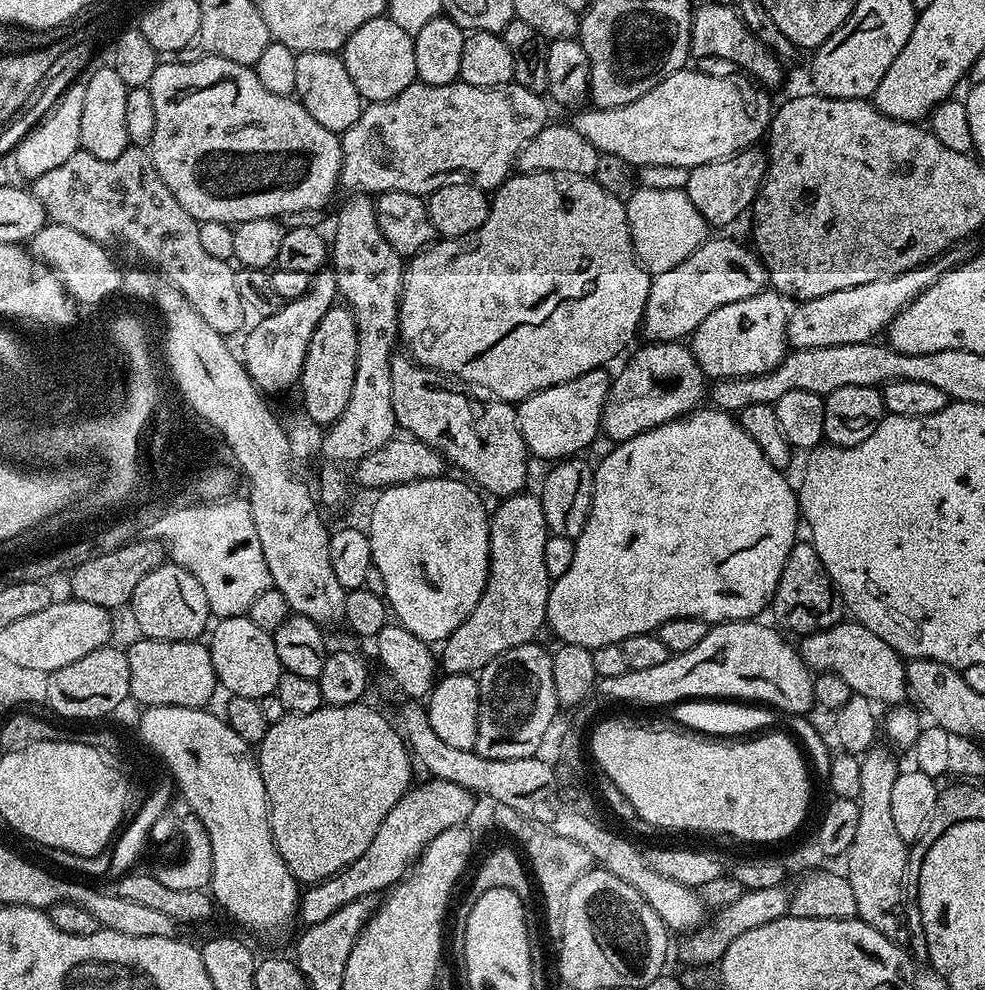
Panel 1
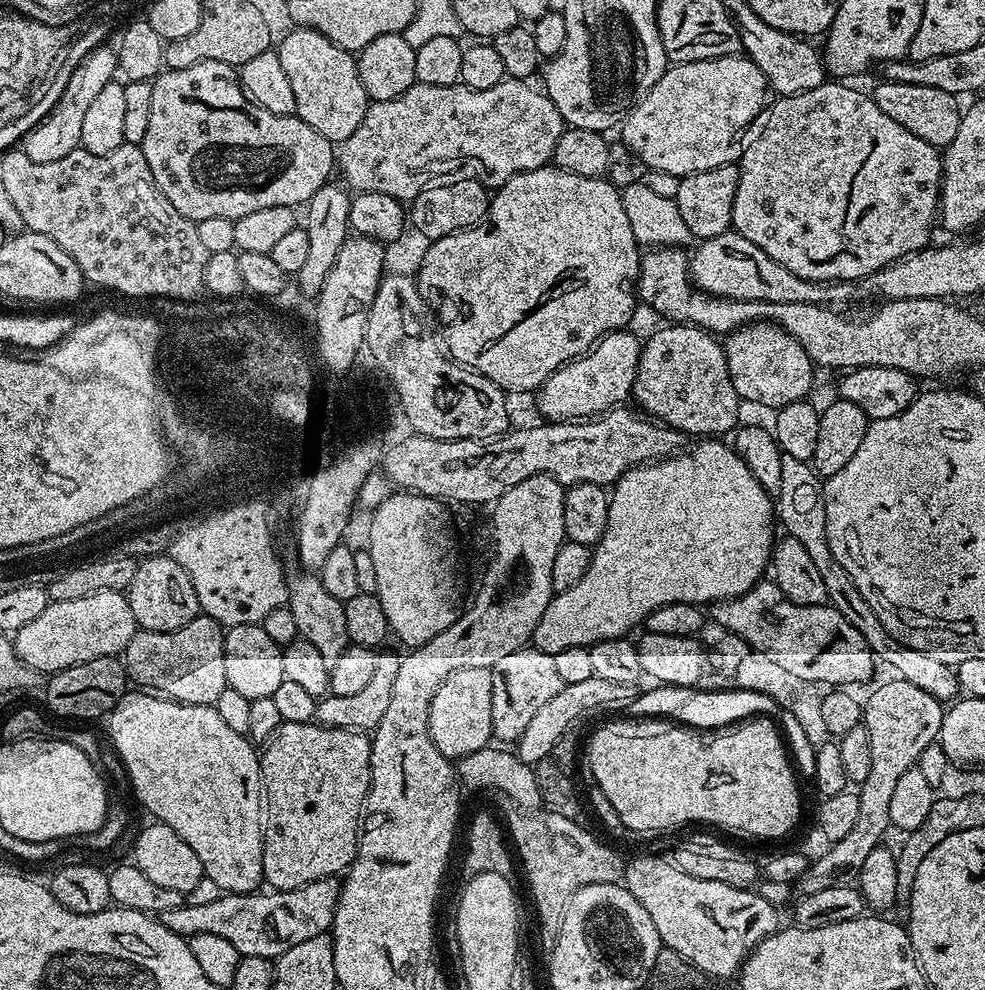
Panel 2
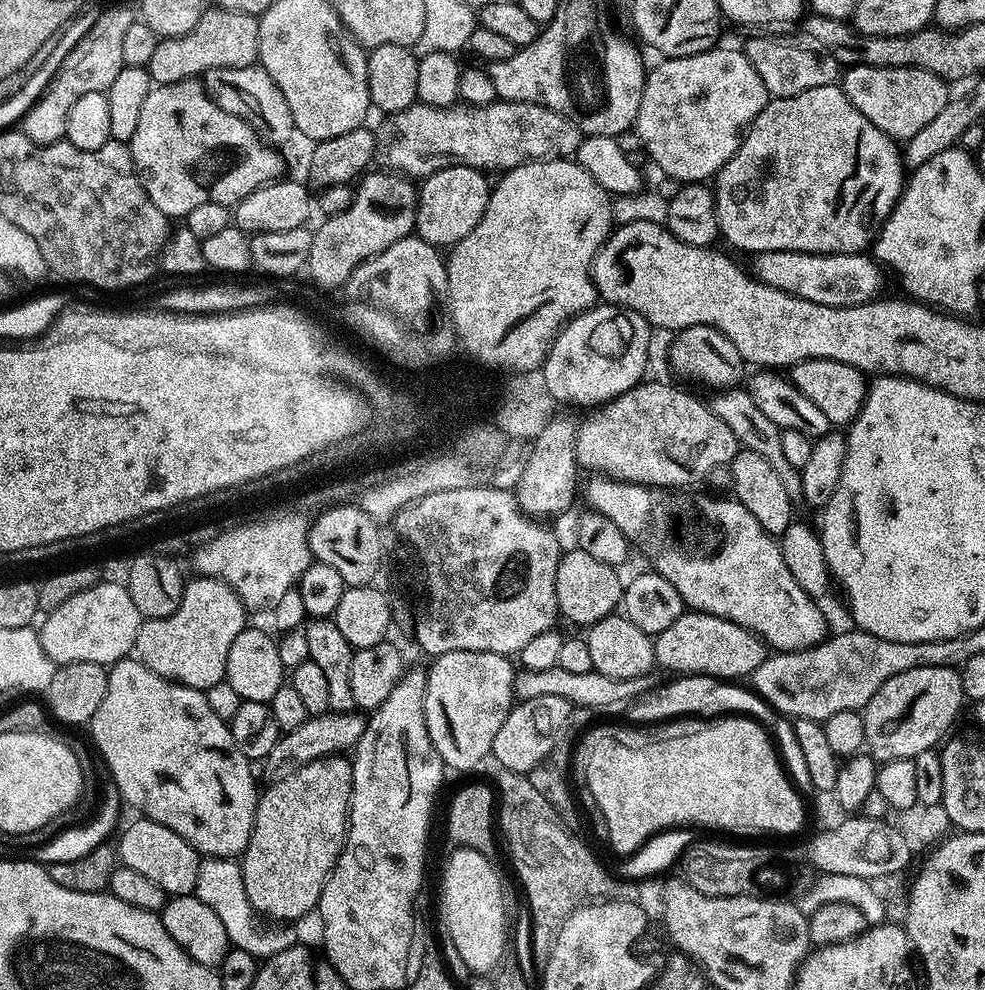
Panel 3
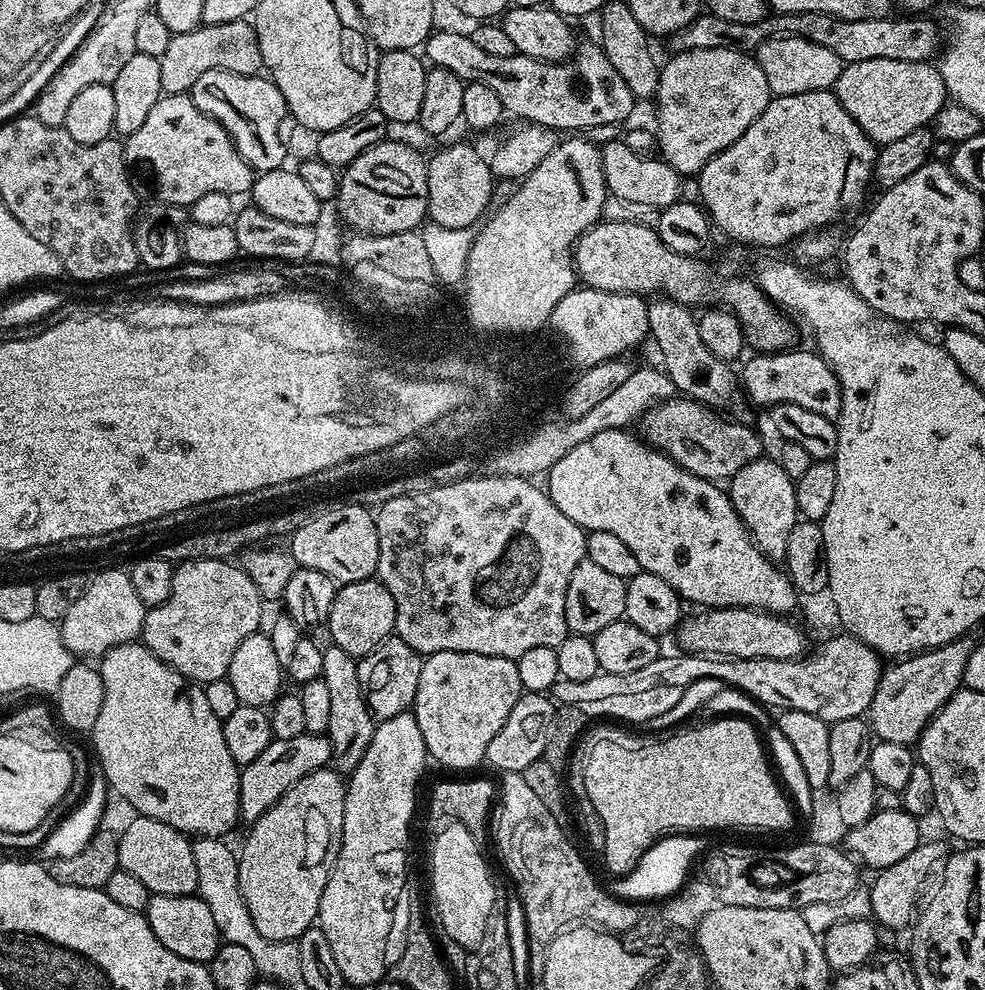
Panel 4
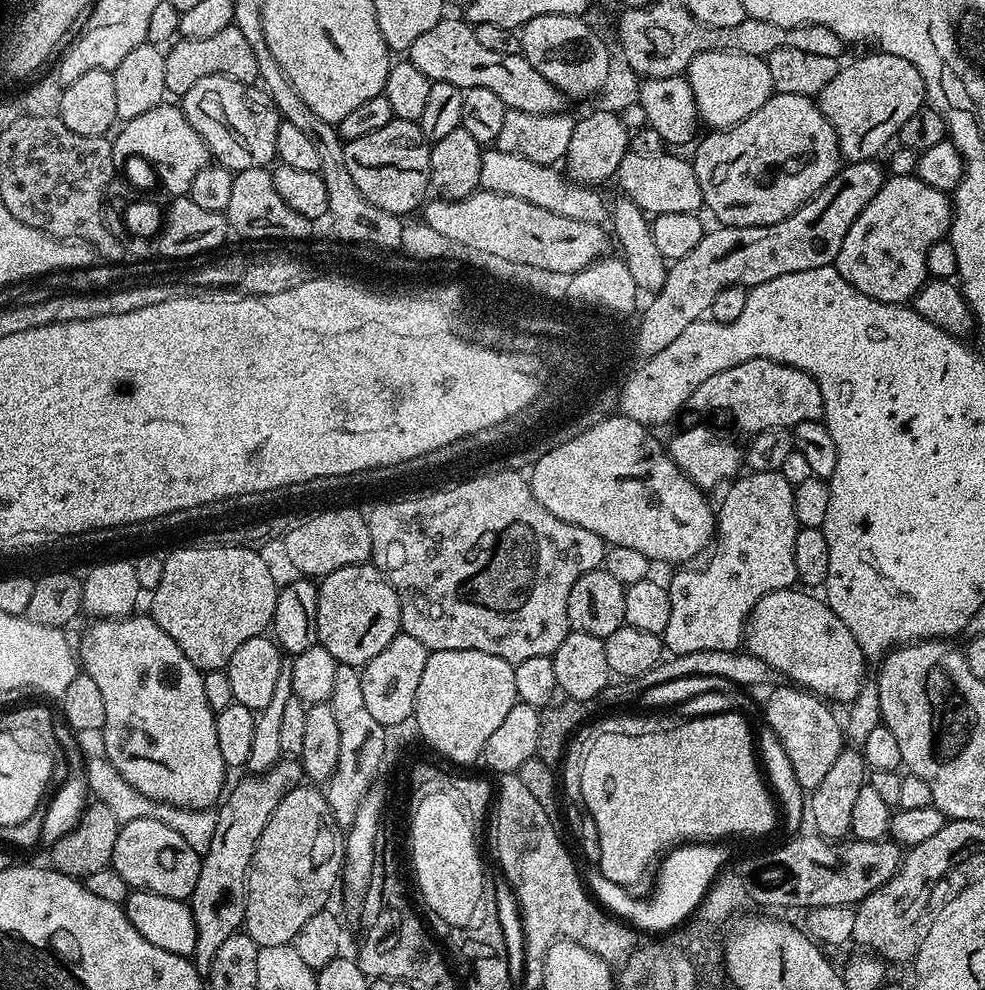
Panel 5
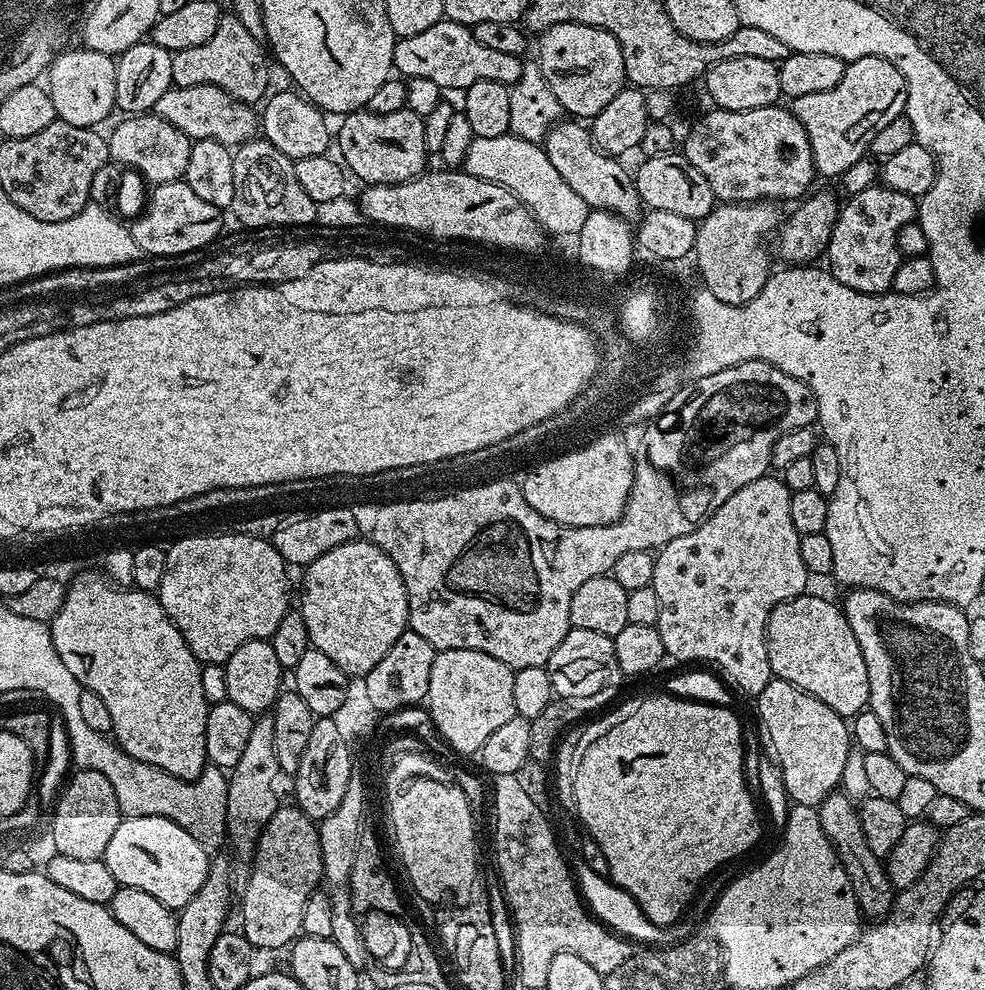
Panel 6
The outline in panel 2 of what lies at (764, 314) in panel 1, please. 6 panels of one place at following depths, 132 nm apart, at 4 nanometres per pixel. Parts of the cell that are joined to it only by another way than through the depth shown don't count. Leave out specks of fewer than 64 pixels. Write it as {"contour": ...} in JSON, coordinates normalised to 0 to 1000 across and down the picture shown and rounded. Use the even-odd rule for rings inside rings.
{"contour":[[[766,323],[764,327],[754,327],[734,340],[733,351],[741,386],[745,386],[745,394],[752,405],[759,407],[760,404],[763,408],[791,414],[794,410],[815,404],[821,399],[819,396],[824,392],[824,375],[826,375],[824,364],[818,358],[818,354],[814,354],[811,345],[790,328],[779,323]]]}

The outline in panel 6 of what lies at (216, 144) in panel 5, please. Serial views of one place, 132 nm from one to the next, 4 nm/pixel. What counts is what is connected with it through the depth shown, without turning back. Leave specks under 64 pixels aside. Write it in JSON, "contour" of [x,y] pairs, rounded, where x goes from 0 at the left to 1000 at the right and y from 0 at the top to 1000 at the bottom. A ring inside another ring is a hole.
{"contour":[[[206,85],[205,87],[174,88],[160,99],[156,110],[173,127],[181,127],[185,135],[198,143],[201,141],[216,141],[232,147],[243,147],[257,140],[262,133],[262,113],[257,106],[240,101],[229,91],[221,87]]]}

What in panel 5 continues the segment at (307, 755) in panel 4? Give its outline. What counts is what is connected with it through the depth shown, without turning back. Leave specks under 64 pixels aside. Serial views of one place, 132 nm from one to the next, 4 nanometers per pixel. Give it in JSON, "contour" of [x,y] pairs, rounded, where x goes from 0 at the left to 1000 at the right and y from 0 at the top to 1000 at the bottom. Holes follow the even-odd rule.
{"contour":[[[286,766],[274,778],[259,782],[248,782],[248,785],[240,793],[230,797],[229,803],[222,809],[218,817],[219,833],[217,834],[217,846],[213,846],[211,860],[206,862],[201,879],[201,891],[197,891],[197,899],[193,906],[193,916],[197,935],[199,936],[199,955],[195,961],[197,973],[200,978],[209,980],[221,964],[225,952],[234,947],[234,943],[245,940],[248,936],[248,920],[250,919],[249,905],[252,904],[252,880],[254,871],[258,867],[258,859],[262,855],[262,846],[266,838],[270,838],[270,830],[274,830],[274,822],[286,810],[286,806],[295,796],[302,795],[310,787],[309,775],[304,767]]]}

